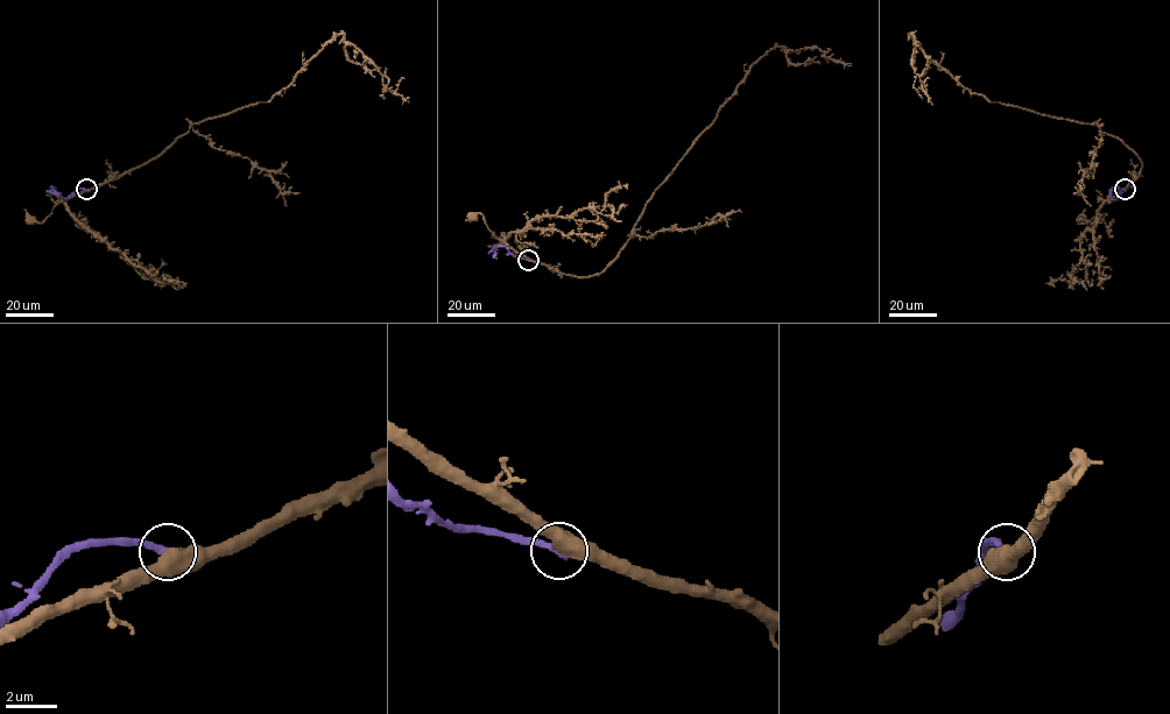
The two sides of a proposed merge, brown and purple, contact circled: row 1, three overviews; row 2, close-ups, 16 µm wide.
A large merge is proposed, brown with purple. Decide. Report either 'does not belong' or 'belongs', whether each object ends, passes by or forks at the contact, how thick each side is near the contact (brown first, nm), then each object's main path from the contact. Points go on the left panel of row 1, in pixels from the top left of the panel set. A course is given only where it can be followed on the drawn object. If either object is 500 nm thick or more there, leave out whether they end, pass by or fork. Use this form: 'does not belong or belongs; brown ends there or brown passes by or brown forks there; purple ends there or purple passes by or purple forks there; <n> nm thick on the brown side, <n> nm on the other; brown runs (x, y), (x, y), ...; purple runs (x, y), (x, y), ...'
does not belong; brown passes by; purple ends there; 480 nm thick on the brown side, 320 nm on the other; brown runs (85, 189), (58, 203), (42, 224), (30, 220); purple runs (85, 189), (77, 189), (67, 199), (55, 191)

